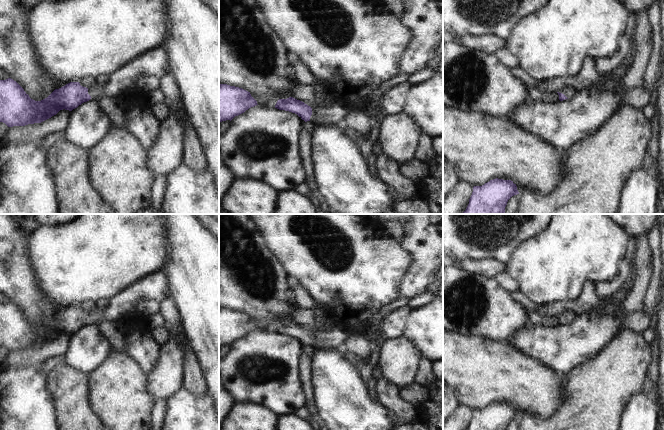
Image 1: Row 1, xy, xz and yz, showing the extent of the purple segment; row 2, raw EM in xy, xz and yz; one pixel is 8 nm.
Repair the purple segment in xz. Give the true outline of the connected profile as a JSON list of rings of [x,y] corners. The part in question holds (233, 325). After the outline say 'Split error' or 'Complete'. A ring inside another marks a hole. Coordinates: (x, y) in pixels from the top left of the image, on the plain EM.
[[[219,308],[219,347],[232,344],[251,331],[258,329],[250,316],[235,310]]]. Complete.

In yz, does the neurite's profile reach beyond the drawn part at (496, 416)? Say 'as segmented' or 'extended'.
as segmented

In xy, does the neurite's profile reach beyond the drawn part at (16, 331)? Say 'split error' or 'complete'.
split error

